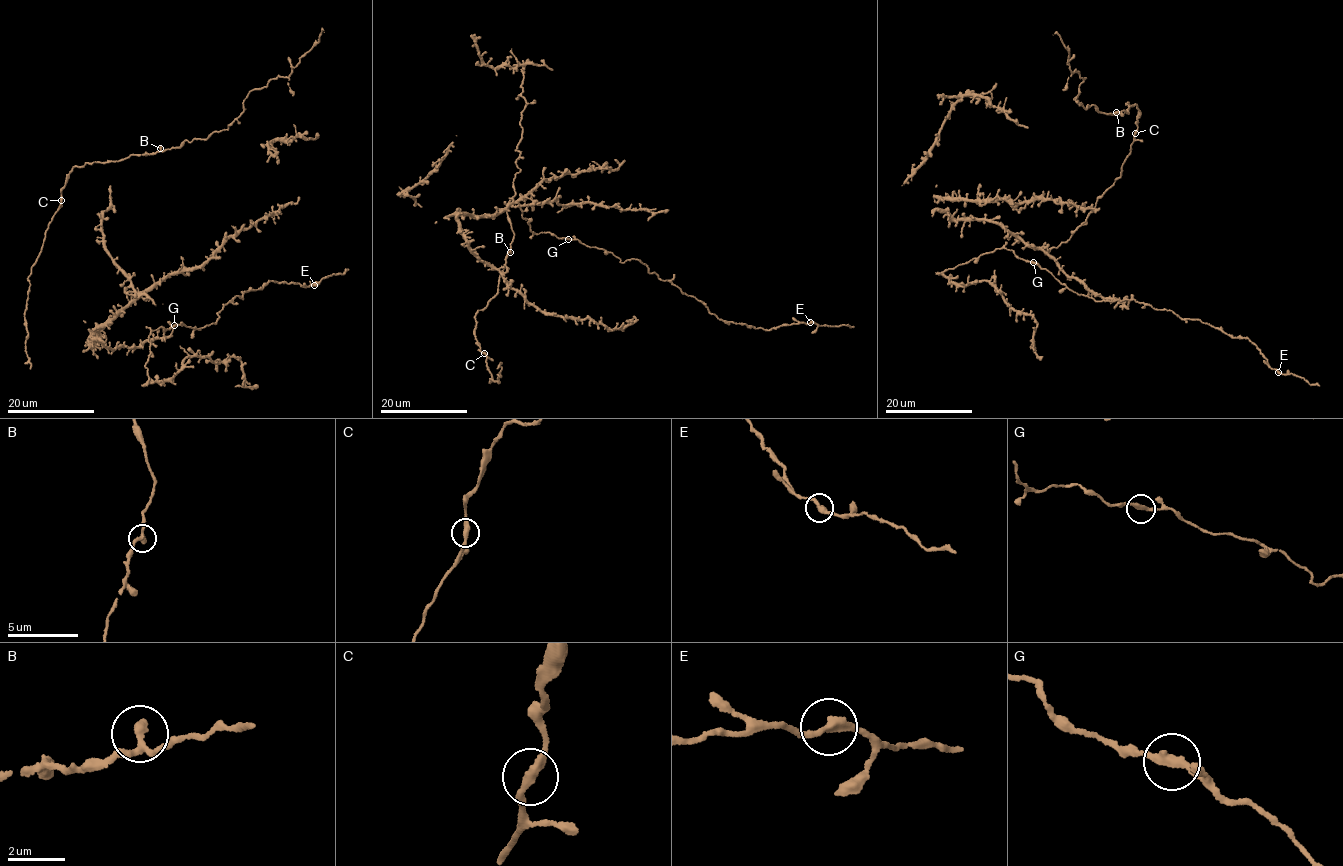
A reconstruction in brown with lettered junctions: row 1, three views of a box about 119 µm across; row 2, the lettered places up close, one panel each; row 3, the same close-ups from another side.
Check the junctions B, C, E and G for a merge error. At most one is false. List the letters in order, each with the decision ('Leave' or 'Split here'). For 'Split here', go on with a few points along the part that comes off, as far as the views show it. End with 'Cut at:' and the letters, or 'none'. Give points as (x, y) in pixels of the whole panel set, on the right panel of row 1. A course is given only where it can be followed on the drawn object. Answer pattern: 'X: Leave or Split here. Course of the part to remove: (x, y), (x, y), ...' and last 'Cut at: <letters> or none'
B: Leave
C: Leave
E: Split here. Course of the part to remove: (1278, 372), (1290, 373), (1319, 386)
G: Leave
Cut at: E

